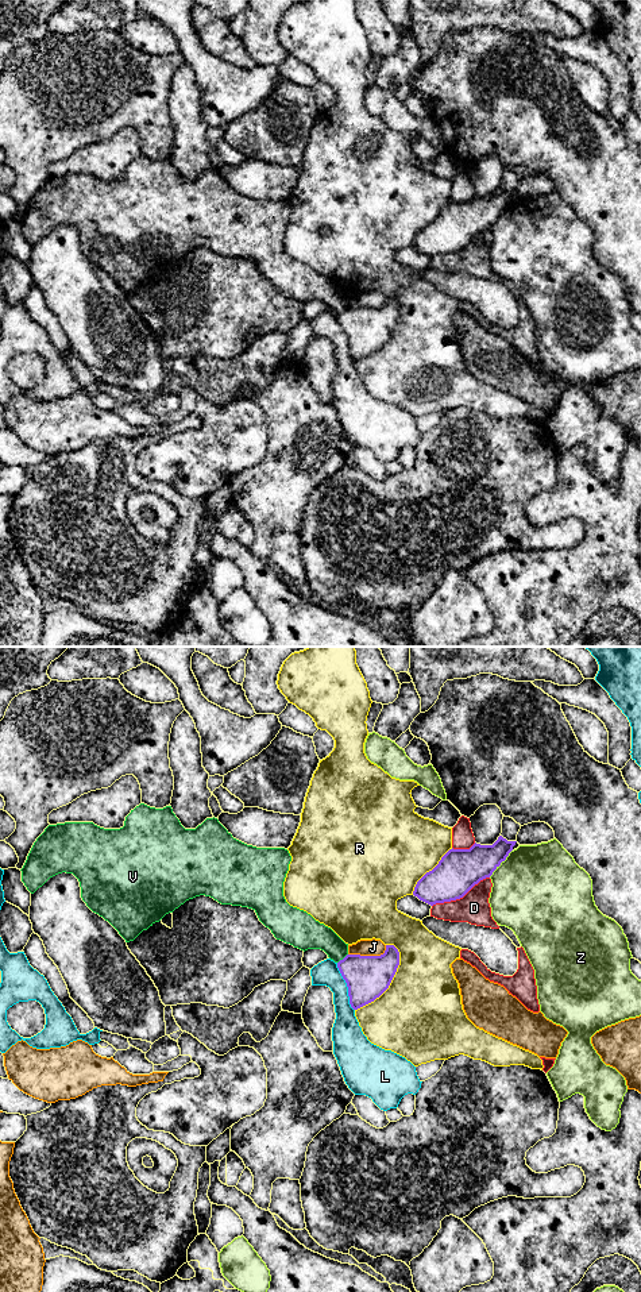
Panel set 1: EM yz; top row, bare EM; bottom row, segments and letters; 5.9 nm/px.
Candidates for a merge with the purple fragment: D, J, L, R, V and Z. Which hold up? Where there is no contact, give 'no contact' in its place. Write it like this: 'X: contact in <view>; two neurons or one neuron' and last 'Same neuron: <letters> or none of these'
D: contact in yz; two neurons
J: contact in yz; two neurons
L: contact in yz; two neurons
R: contact in yz; two neurons
V: contact in yz; two neurons
Z: contact in yz; two neurons
Same neuron: none of these

